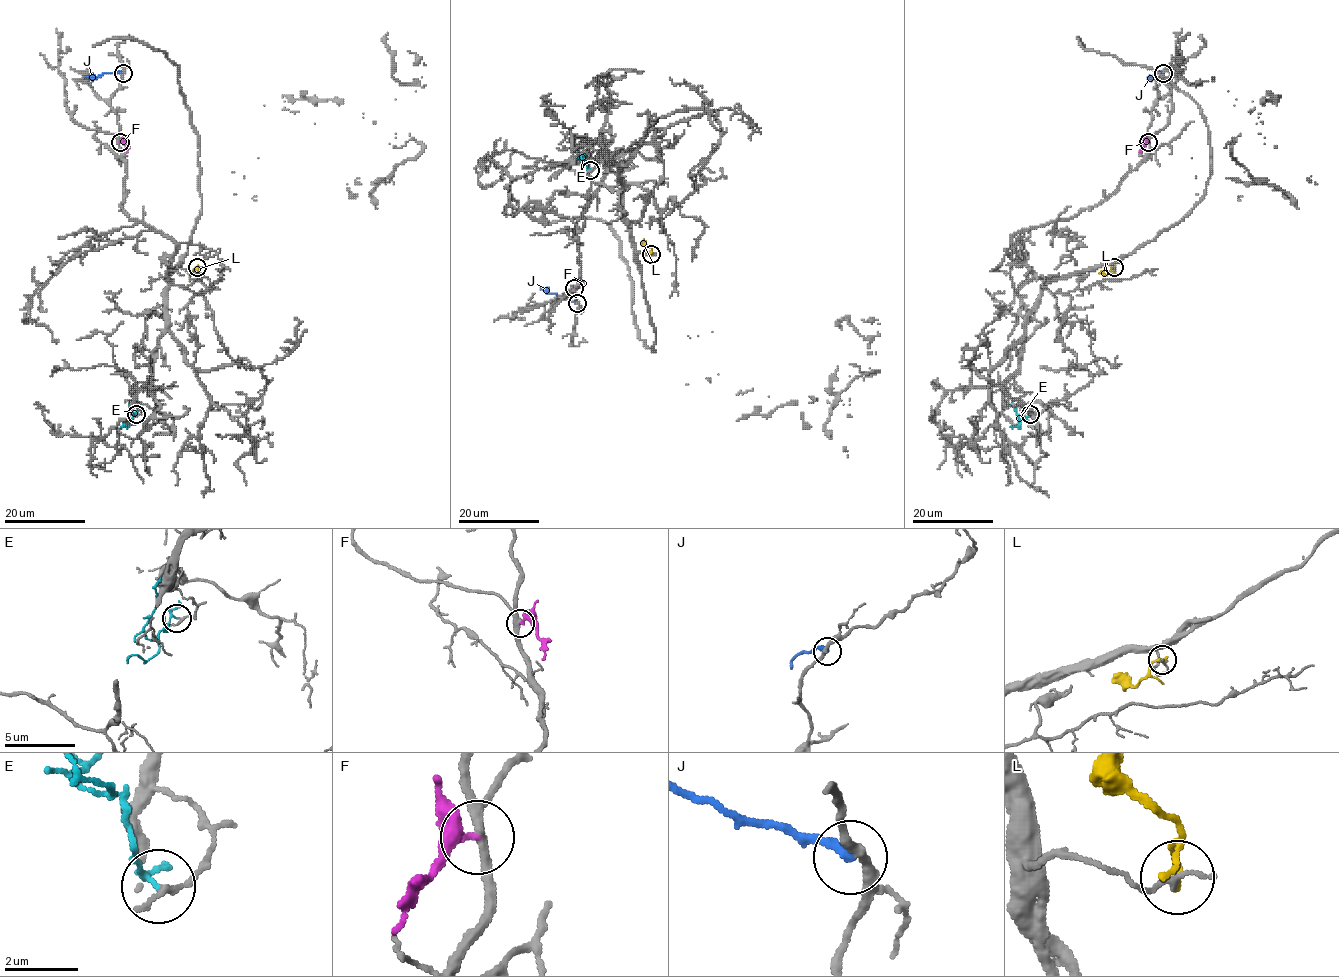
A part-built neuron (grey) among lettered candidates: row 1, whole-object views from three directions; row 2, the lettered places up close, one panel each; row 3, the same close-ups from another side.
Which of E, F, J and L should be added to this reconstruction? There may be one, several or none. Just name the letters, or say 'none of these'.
none of these

